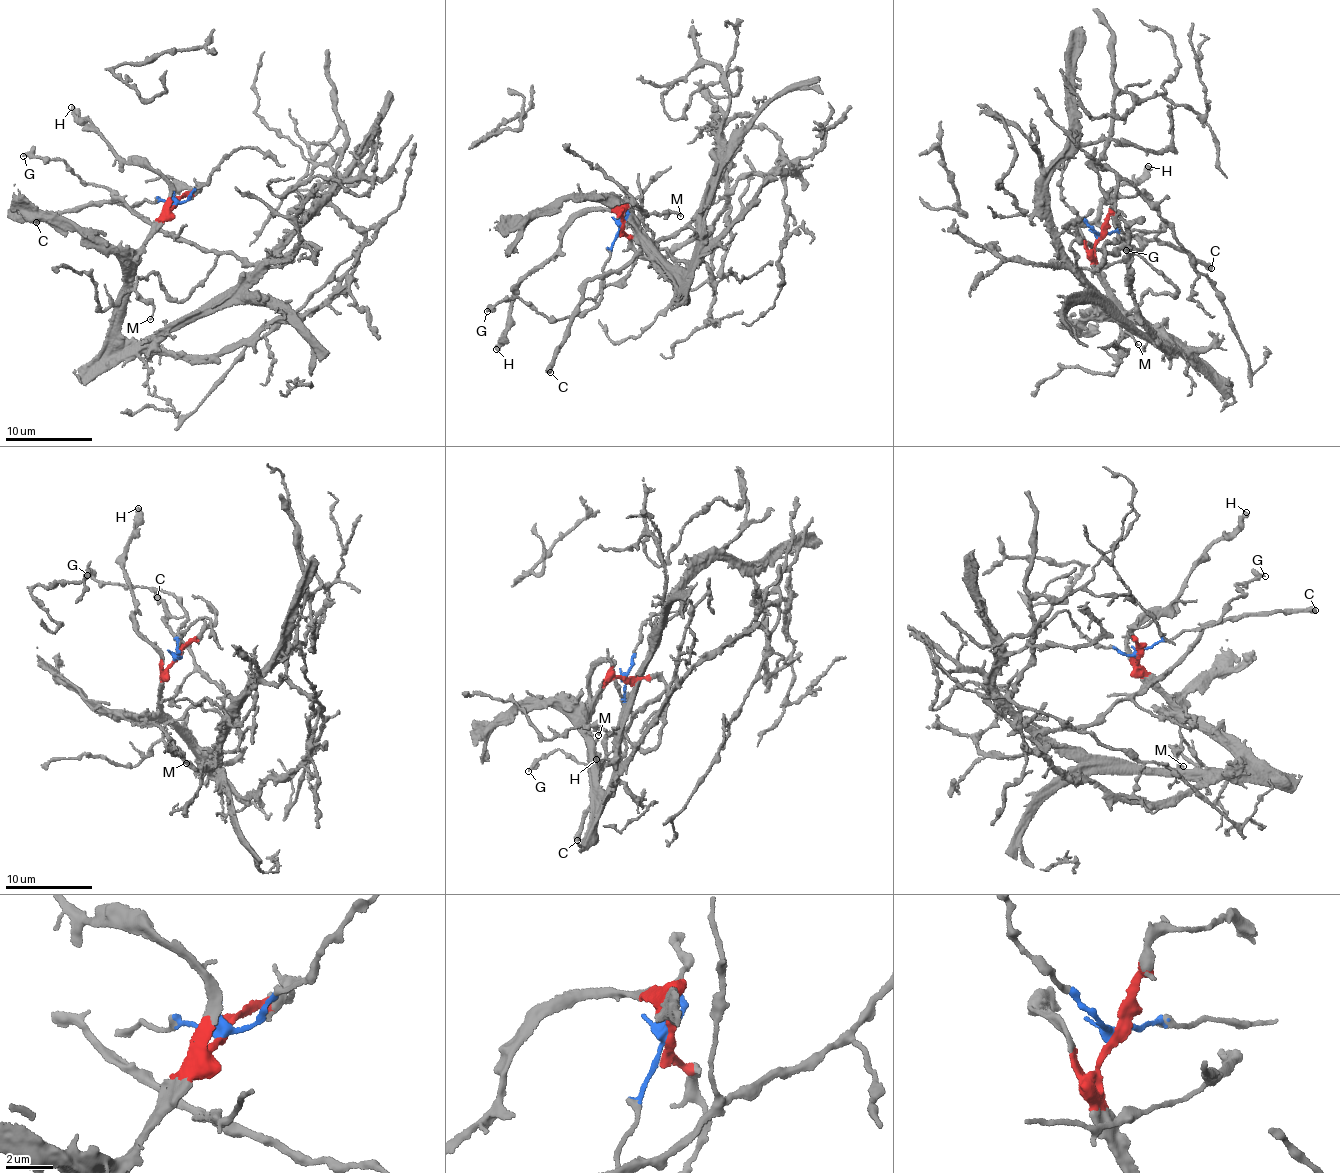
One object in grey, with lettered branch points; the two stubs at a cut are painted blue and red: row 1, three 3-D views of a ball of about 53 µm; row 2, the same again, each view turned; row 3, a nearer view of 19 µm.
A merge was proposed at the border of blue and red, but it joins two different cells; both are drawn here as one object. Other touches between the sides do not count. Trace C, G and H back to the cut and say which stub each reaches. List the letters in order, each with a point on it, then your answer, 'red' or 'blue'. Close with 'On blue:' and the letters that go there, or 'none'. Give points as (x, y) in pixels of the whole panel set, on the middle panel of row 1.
C: (550, 372) | blue
G: (487, 311) | blue
H: (496, 349) | red
On blue: C, G

